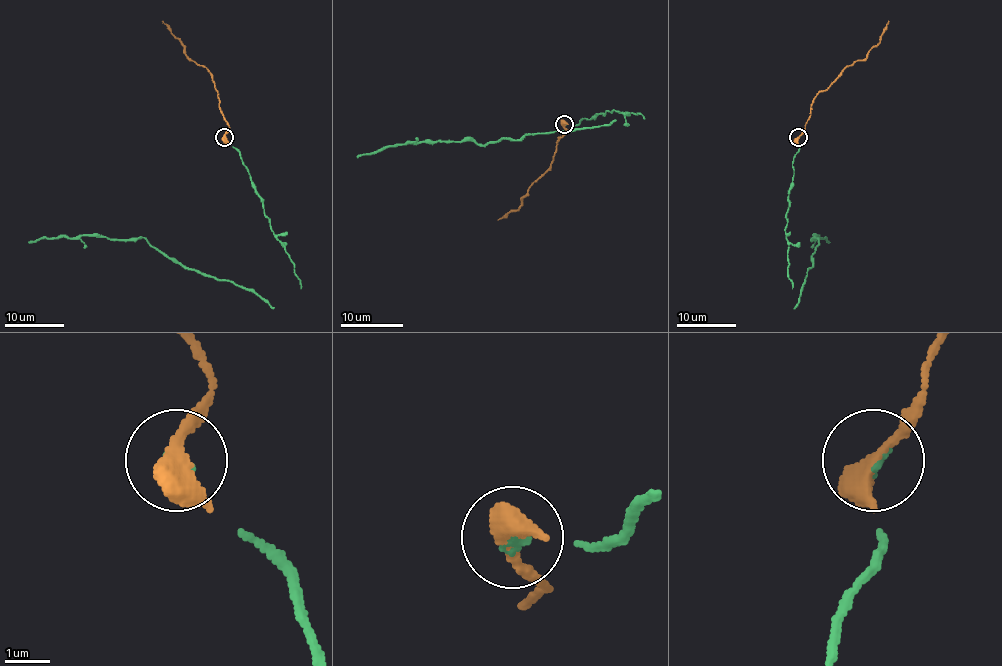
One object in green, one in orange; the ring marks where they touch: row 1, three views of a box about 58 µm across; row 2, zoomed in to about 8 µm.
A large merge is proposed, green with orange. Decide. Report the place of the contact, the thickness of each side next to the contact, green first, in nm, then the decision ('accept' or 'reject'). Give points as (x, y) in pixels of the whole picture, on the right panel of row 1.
at (798, 137); 110 nm thick on the green side, 440 nm on the other; accept

